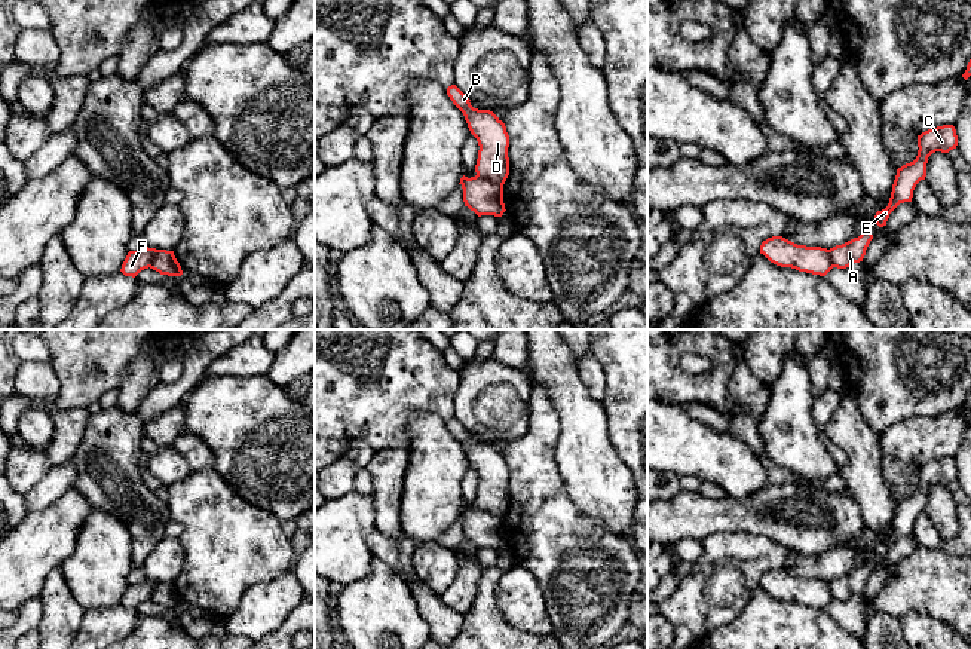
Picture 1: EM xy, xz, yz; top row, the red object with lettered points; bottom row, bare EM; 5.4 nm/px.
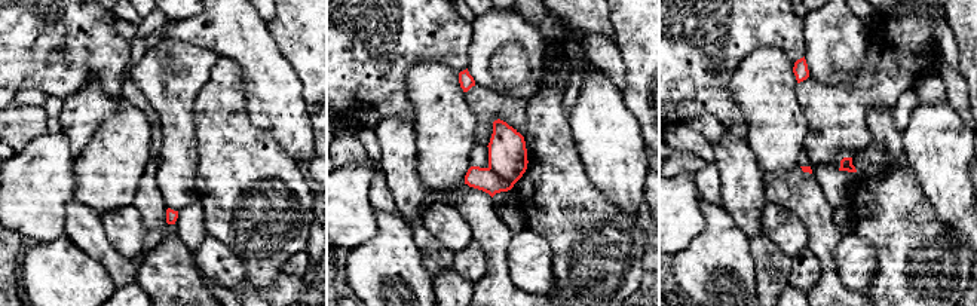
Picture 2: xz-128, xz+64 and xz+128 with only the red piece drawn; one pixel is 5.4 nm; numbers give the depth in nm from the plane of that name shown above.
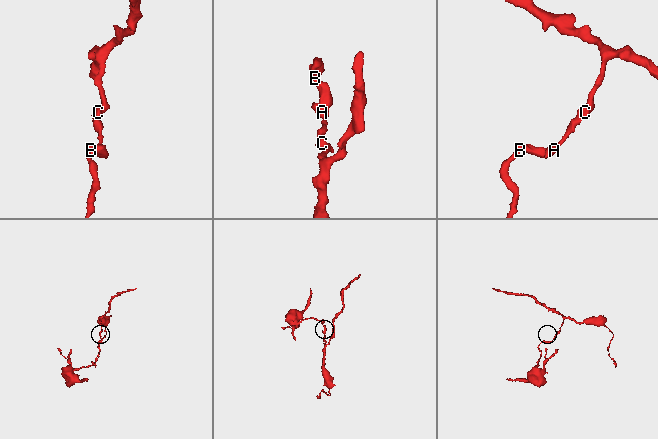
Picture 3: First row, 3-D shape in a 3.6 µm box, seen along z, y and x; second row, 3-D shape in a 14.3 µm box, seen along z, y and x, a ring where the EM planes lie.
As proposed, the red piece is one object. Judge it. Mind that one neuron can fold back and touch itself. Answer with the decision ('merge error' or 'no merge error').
merge error

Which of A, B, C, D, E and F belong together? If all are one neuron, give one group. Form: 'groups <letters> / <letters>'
groups A C E F / B D

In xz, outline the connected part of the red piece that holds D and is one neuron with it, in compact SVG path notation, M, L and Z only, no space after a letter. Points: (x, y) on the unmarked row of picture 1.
M456 417L447 420L447 428L463 446L471 466L478 474L477 508L503 518L509 508L509 468L505 456L490 443L474 441Z

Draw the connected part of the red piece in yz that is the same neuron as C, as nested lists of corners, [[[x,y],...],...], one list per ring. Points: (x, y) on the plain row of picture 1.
[[[953,457],[931,460],[918,468],[919,483],[916,492],[897,502],[889,536],[885,542],[877,544],[874,548],[879,560],[886,558],[889,547],[900,536],[912,535],[916,517],[926,509],[928,490],[935,484],[949,486],[956,481],[956,478],[958,468]]]

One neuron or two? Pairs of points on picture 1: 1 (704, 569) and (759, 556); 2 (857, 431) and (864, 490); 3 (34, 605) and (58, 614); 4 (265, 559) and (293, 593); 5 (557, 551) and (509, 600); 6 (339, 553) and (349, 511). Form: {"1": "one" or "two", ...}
{"1": "one", "2": "one", "3": "two", "4": "two", "5": "two", "6": "one"}

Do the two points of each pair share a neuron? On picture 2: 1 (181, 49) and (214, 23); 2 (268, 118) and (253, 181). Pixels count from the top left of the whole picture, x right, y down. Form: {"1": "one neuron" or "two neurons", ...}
{"1": "two neurons", "2": "two neurons"}

